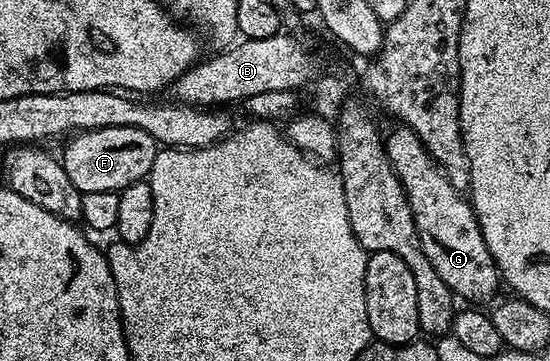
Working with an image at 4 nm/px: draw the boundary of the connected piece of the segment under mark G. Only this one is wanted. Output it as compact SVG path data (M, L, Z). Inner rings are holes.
M399 124L394 128L396 130L385 138L386 154L407 196L426 259L458 299L469 300L471 304L492 301L498 295L499 286L501 288L501 279L492 253L485 245L485 236L481 236L470 201L459 195L455 187L458 185L444 174L421 139L408 126Z

